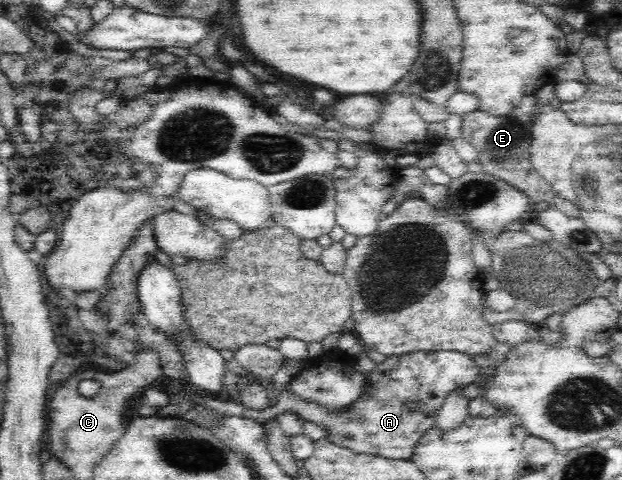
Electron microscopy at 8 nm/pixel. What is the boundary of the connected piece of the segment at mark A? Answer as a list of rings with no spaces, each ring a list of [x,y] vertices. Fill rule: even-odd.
[[[417,350],[416,352],[406,353],[400,356],[386,356],[380,364],[376,364],[375,369],[367,376],[367,384],[363,389],[362,396],[355,401],[352,406],[344,410],[329,410],[321,404],[315,402],[305,402],[295,394],[289,392],[286,385],[278,395],[278,400],[274,406],[267,406],[262,410],[247,409],[241,402],[233,397],[229,401],[222,401],[208,396],[196,396],[195,402],[201,404],[217,413],[225,416],[240,416],[245,419],[252,419],[256,422],[266,422],[268,419],[276,418],[281,413],[296,413],[303,421],[312,421],[319,427],[328,431],[326,437],[331,443],[350,449],[353,453],[367,453],[379,457],[393,460],[411,460],[410,457],[415,451],[419,440],[424,433],[434,426],[437,413],[443,405],[445,398],[454,390],[461,389],[477,380],[480,367],[476,364],[473,356],[459,352],[426,352]]]

